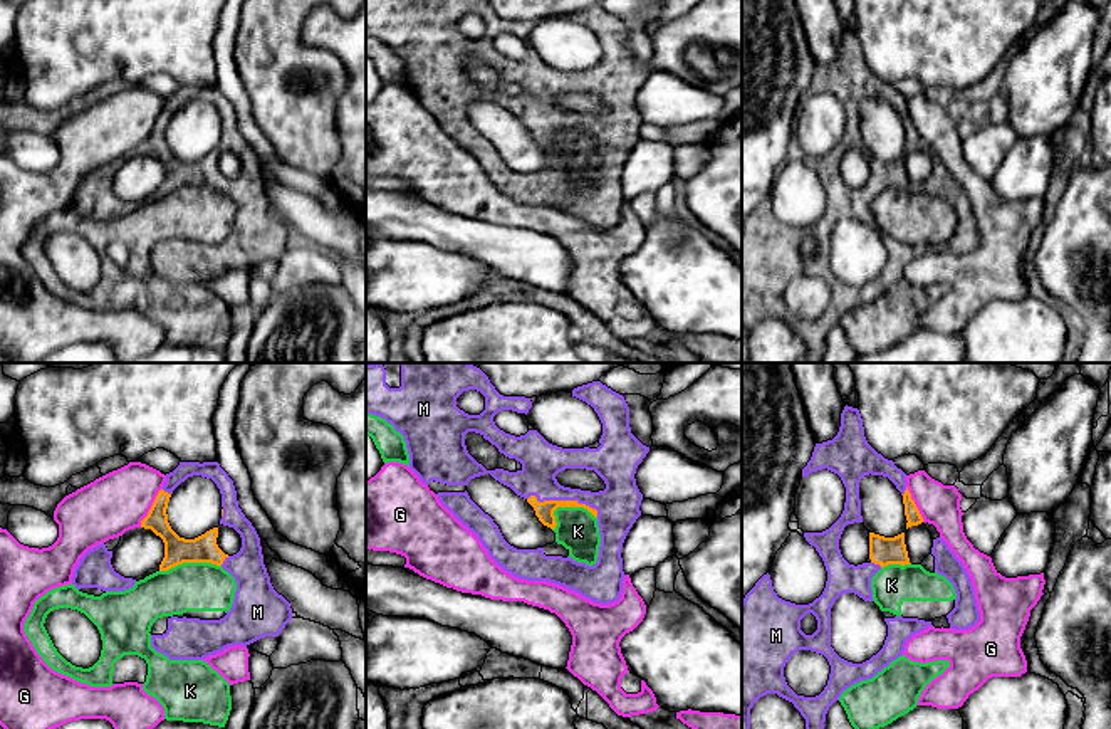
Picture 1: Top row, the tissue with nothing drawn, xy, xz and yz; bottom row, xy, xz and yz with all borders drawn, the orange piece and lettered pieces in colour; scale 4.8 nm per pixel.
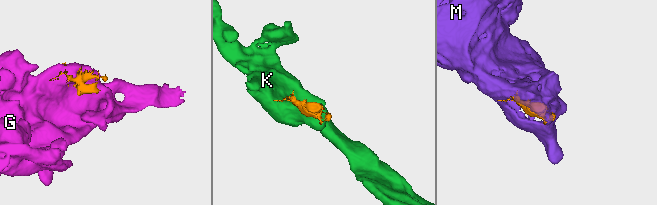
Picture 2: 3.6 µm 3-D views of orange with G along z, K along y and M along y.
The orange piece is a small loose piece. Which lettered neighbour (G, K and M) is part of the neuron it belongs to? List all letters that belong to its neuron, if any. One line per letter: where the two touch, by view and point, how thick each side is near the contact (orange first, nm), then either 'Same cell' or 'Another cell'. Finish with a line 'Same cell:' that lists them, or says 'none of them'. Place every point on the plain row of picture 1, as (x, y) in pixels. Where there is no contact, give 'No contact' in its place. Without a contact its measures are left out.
G: Touches orange at xy (151, 131). Thickness 130 nm (orange) against 280 nm. Another cell
K: Touches orange at xz (566, 130). Thickness 90 nm (orange) against 200 nm. Another cell
M: Touches orange at xz (564, 125). Thickness 90 nm (orange) against 200 nm. Same cell
Same cell: M

